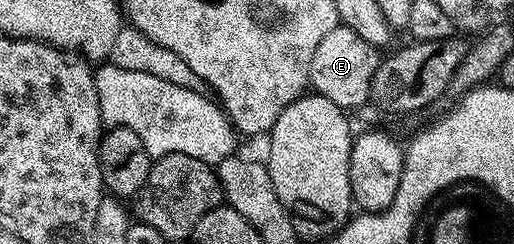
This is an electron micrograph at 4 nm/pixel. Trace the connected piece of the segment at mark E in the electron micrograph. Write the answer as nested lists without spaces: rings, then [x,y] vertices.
[[[340,25],[337,29],[333,29],[333,33],[328,33],[321,40],[321,45],[317,45],[317,53],[313,53],[313,61],[309,65],[310,90],[321,97],[329,97],[333,105],[344,109],[359,107],[363,102],[366,104],[371,97],[373,73],[377,73],[380,58],[380,52],[373,45],[369,45],[365,37],[357,37],[353,29]]]

